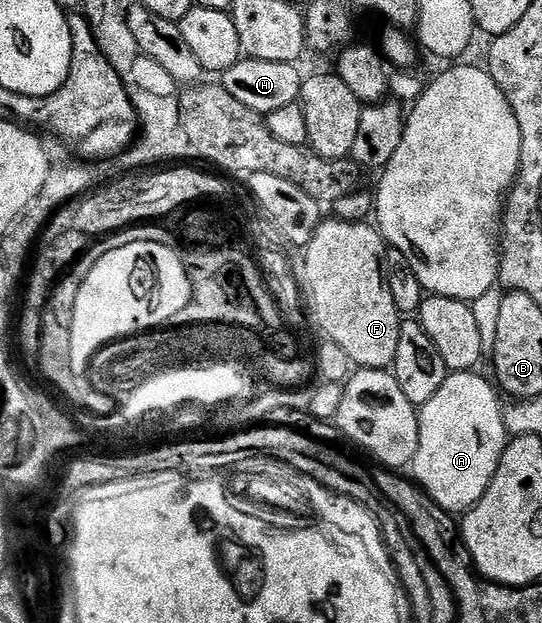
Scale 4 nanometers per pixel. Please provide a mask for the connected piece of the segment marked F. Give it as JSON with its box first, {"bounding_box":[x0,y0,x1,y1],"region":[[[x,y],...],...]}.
{"bounding_box":[303,218,403,369],"region":[[[336,218],[322,219],[320,226],[315,230],[315,234],[311,238],[311,242],[303,250],[306,256],[307,264],[307,288],[311,289],[311,294],[308,296],[307,306],[313,310],[313,316],[311,312],[311,320],[314,320],[319,327],[325,331],[323,334],[325,340],[330,340],[333,343],[338,343],[350,356],[352,363],[357,368],[384,368],[388,369],[392,365],[395,358],[395,352],[399,350],[399,336],[401,325],[403,323],[403,314],[395,306],[395,298],[391,294],[389,289],[389,282],[387,279],[387,268],[381,265],[381,259],[384,258],[385,252],[387,253],[387,245],[384,240],[381,239],[381,233],[372,223],[362,222],[359,224],[352,224],[346,220],[338,220]]]}

